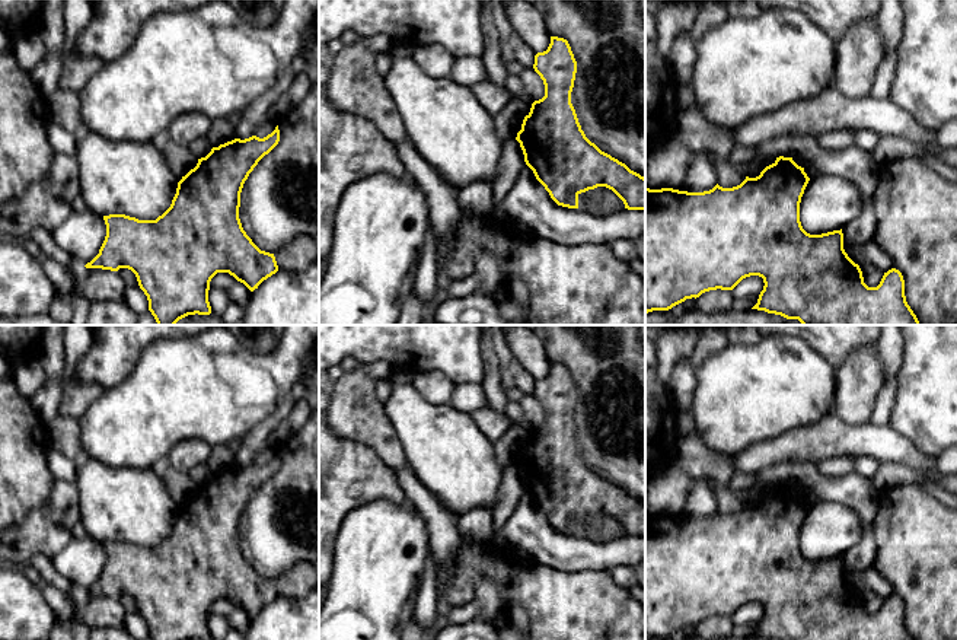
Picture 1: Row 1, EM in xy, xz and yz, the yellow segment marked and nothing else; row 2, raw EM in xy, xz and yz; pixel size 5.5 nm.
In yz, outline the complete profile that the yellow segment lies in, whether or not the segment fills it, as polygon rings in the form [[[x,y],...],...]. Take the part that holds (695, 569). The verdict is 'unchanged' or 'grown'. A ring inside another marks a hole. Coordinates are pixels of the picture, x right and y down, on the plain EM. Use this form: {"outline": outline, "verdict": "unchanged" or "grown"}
{"outline": [[[779,483],[759,503],[733,515],[718,510],[704,519],[645,513],[645,640],[669,637],[709,617],[733,617],[743,605],[759,602],[763,617],[752,636],[768,640],[913,640],[906,628],[899,596],[884,599],[877,614],[864,609],[862,598],[843,576],[843,560],[807,560],[800,548],[800,529],[810,504],[792,484]]], "verdict": "unchanged"}

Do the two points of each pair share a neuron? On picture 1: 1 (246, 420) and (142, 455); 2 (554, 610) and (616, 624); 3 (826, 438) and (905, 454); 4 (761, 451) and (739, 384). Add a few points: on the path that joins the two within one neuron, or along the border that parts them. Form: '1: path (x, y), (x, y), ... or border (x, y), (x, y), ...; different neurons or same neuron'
1: path (220, 420), (176, 420), (168, 429); same neuron
2: path (570, 613), (583, 624), (600, 624); same neuron
3: path (845, 439), (868, 439), (886, 443); same neuron
4: border (790, 430), (752, 443), (726, 457); different neurons

